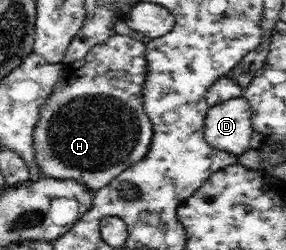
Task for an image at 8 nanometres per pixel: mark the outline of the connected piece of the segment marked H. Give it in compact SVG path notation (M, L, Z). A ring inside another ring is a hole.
M117 33L92 47L83 59L63 64L58 83L41 106L33 132L34 160L45 176L74 179L96 192L109 185L131 164L145 159L154 134L153 124L144 110L142 94L147 66L146 43Z

